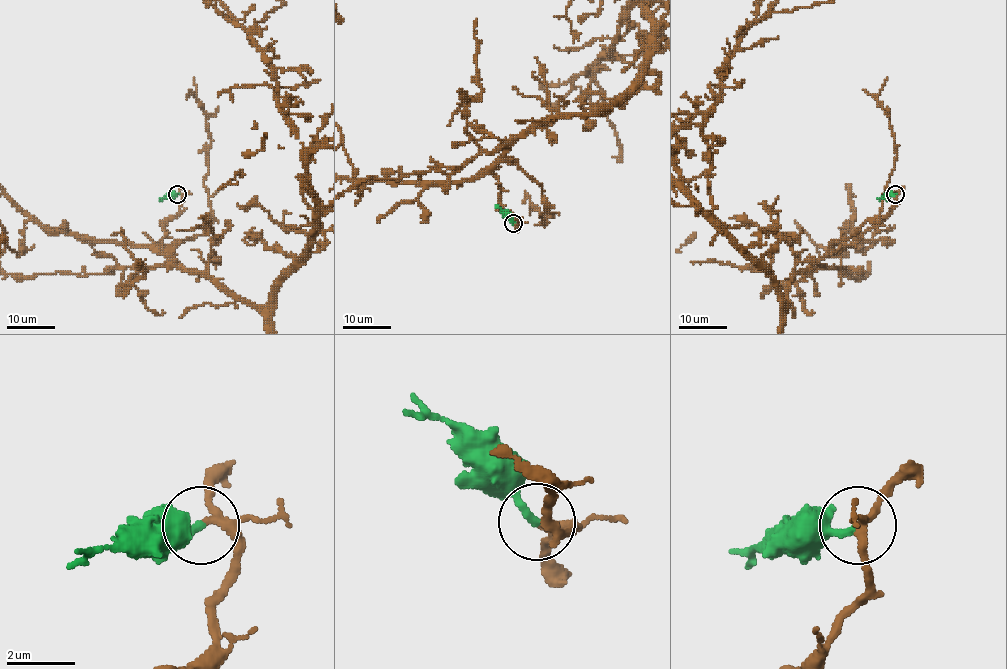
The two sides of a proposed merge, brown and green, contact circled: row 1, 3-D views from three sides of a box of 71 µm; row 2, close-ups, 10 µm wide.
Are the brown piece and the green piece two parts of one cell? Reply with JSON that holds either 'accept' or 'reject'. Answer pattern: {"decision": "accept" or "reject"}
{"decision": "accept"}

